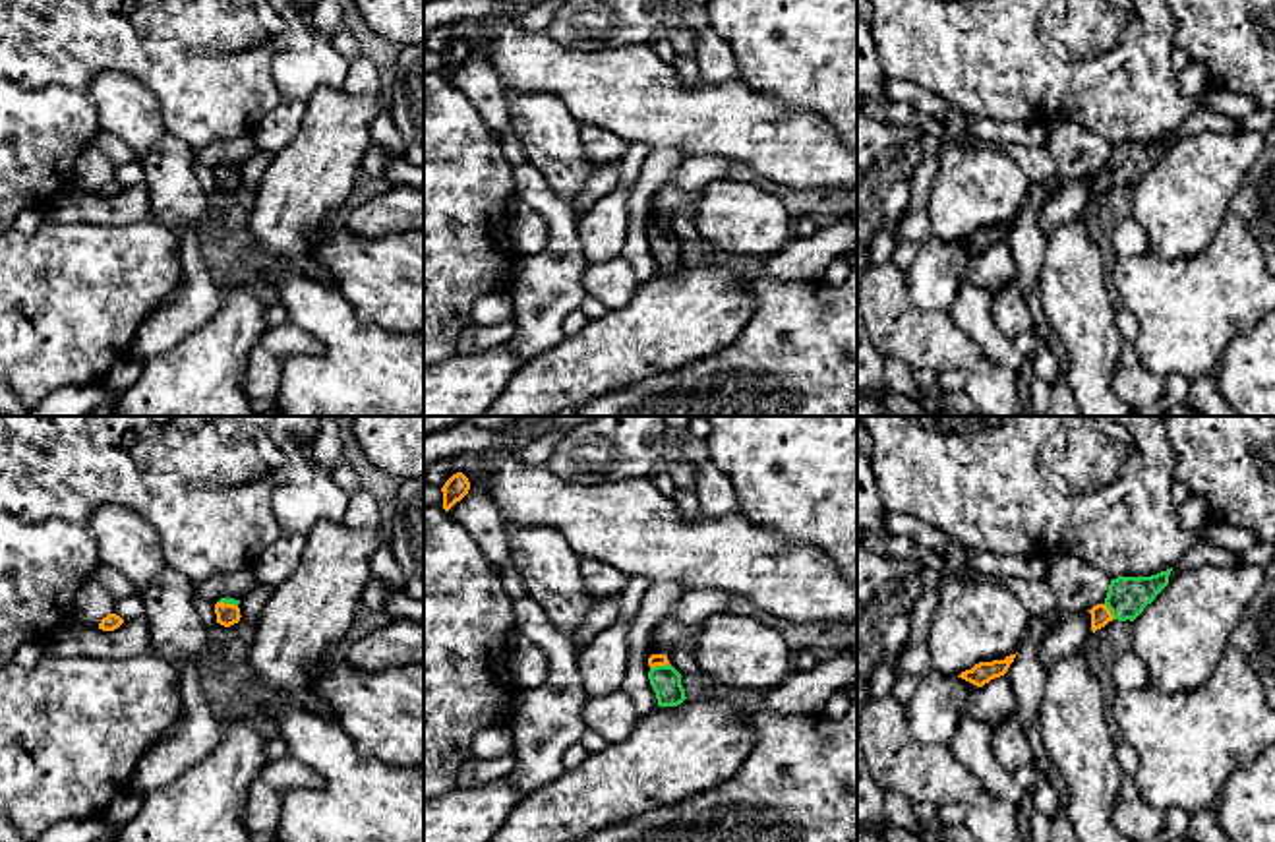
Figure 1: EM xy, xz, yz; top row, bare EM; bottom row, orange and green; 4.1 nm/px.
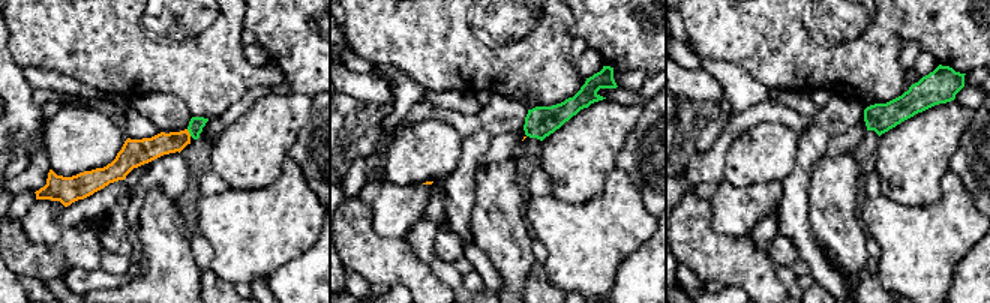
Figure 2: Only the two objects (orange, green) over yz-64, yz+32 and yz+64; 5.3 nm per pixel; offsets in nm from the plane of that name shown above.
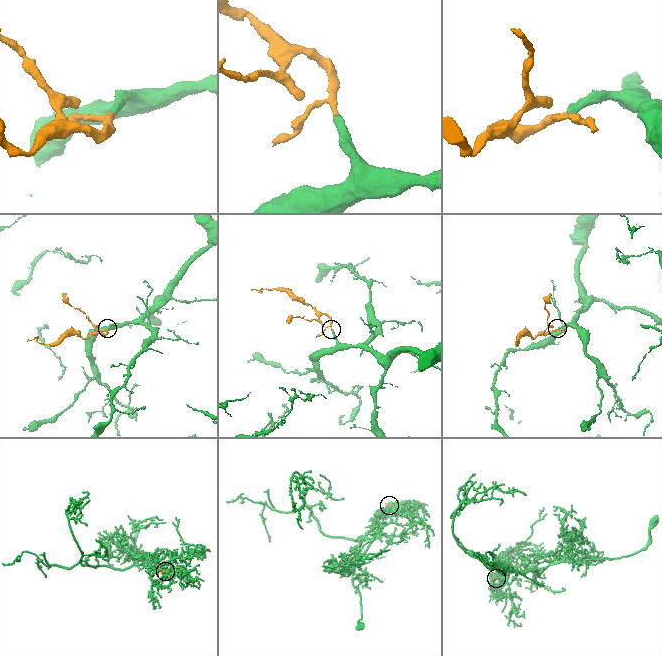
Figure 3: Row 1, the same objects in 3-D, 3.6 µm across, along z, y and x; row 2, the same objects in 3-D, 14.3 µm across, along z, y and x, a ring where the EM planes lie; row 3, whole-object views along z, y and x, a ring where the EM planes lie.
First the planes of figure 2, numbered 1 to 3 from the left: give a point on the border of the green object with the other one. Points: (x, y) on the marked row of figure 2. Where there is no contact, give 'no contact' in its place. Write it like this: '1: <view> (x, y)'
1: yz-64 (188, 132)
2: no contact
3: no contact

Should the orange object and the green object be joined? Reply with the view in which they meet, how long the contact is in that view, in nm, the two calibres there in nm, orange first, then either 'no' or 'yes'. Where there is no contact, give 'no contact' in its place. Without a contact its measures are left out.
contact in xz; length 80 nm; calibres 50 and 130 nm; yes

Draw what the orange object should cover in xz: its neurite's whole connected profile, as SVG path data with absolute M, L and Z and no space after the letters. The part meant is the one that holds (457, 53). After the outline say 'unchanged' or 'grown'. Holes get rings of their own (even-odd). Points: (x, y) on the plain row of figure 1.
M462 39L453 41L445 52L443 58L443 75L449 77L457 68L460 68L470 56L470 48Z; unchanged

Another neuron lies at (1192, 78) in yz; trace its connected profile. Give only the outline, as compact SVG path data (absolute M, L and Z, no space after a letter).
M1190 60L1178 74L1176 74L1178 85L1188 97L1198 97L1205 89L1211 87L1211 79L1207 74L1207 68Z

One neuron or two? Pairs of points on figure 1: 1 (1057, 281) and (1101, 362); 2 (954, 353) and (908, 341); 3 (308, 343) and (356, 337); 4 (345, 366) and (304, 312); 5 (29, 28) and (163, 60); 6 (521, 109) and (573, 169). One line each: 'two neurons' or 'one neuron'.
1: one neuron
2: one neuron
3: two neurons
4: one neuron
5: one neuron
6: one neuron

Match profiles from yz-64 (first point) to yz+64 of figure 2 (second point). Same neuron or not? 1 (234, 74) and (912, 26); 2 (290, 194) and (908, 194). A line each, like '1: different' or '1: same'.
1: different
2: different

